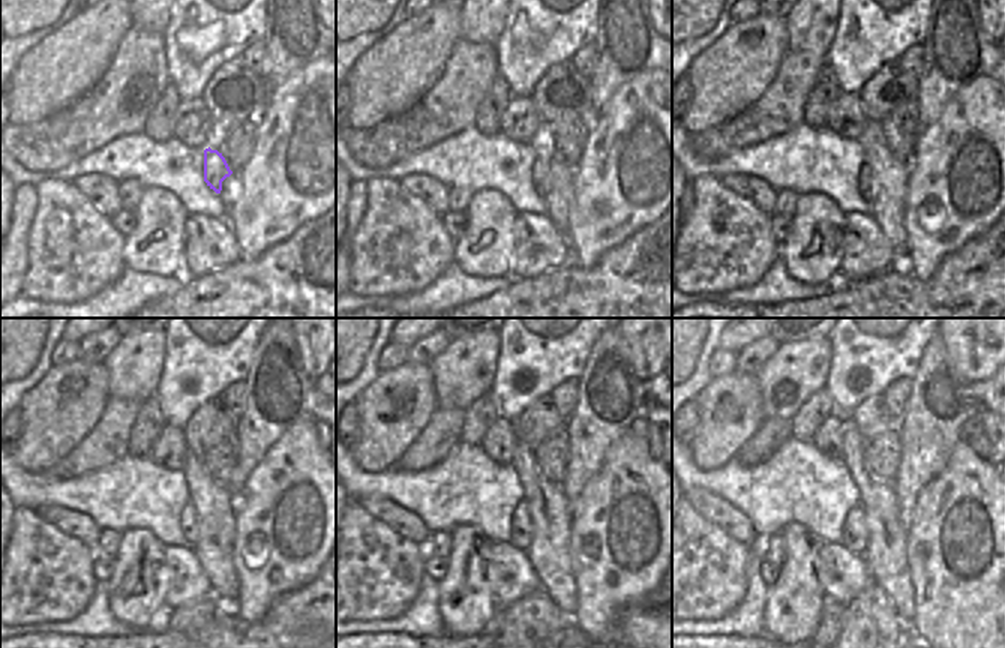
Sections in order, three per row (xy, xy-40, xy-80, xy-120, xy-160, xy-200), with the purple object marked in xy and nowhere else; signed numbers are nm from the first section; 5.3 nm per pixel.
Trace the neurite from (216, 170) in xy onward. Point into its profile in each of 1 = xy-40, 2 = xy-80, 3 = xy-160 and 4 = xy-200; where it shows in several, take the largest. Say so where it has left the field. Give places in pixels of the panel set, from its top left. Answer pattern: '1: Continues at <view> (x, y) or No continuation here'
1: Continues at xy-40 (540, 173)
2: Continues at xy-80 (866, 185)
3: Continues at xy-160 (521, 522)
4: Continues at xy-200 (854, 528)

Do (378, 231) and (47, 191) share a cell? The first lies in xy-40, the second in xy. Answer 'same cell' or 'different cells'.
same cell

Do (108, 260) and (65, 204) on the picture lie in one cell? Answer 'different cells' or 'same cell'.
same cell

